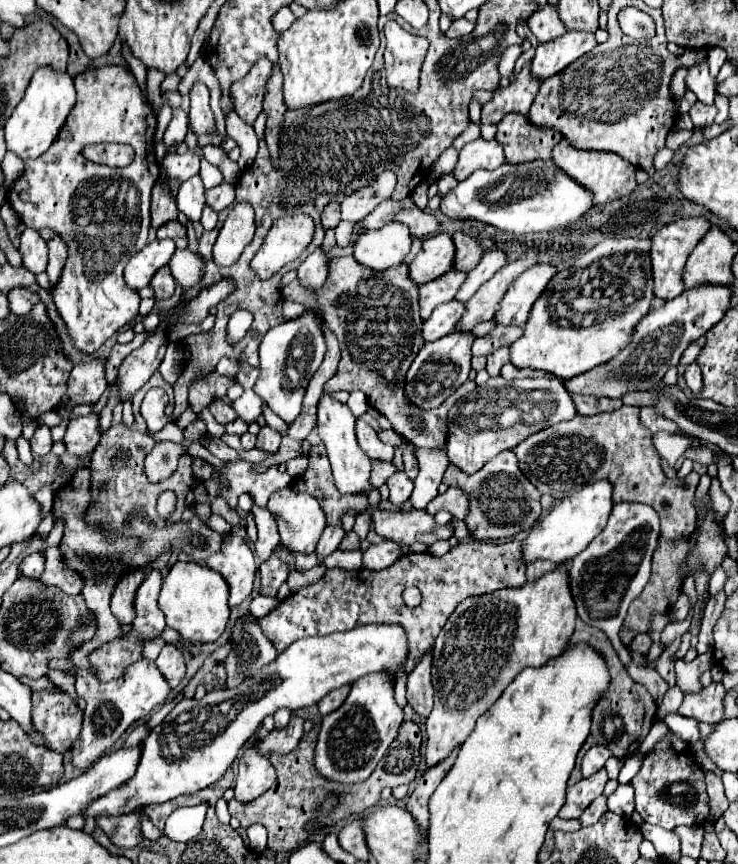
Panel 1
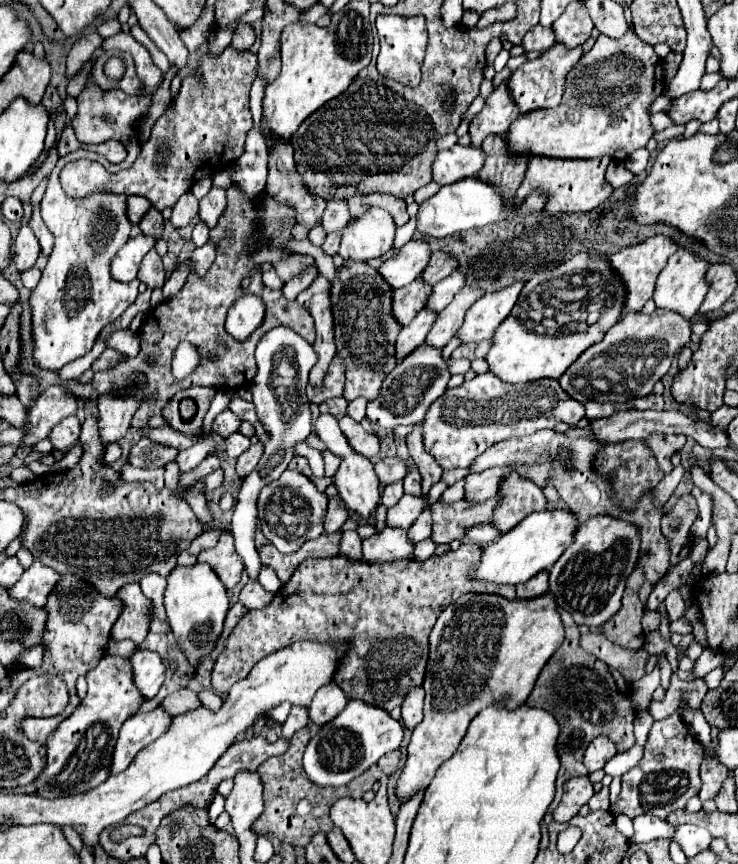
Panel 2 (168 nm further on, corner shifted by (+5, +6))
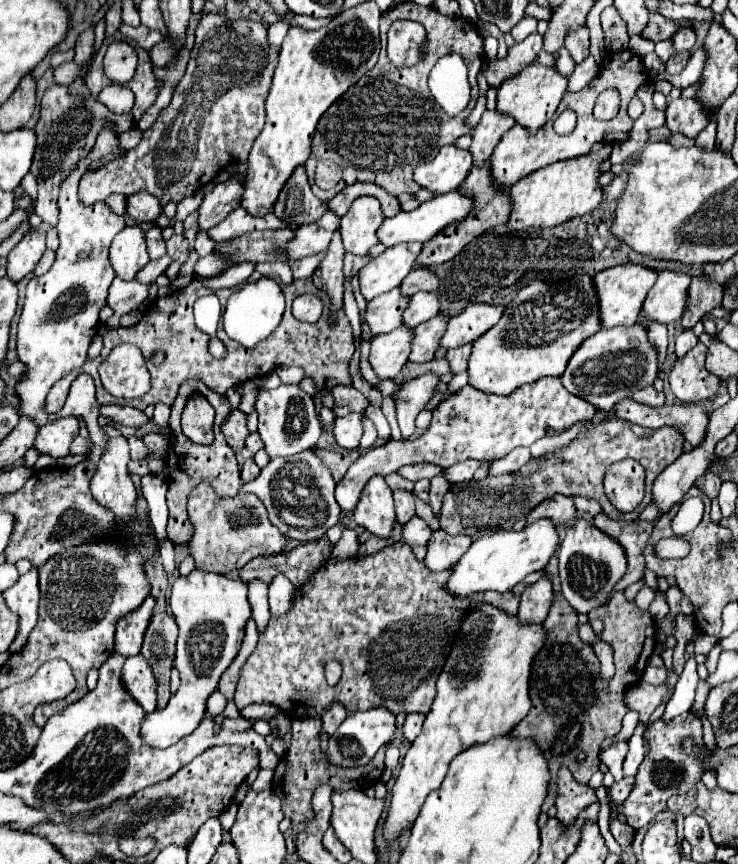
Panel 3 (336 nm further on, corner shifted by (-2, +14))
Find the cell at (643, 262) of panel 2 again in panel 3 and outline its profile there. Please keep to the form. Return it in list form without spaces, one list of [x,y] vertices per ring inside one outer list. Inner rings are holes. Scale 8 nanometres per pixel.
[[[625,264],[625,266],[603,270],[593,280],[595,280],[595,292],[599,292],[601,328],[615,328],[615,326],[631,326],[637,322],[643,300],[647,298],[651,284],[655,284],[657,280],[657,272],[643,266],[635,266],[635,264]]]

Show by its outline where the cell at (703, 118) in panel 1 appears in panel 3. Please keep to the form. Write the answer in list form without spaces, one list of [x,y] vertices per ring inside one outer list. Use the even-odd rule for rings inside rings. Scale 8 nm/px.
[[[677,98],[669,104],[667,108],[667,128],[673,134],[685,134],[687,138],[695,138],[707,124],[709,124],[709,114],[695,98],[683,100]]]

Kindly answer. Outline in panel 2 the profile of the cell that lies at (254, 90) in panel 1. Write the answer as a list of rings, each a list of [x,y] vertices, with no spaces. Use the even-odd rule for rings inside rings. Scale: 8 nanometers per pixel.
[[[226,48],[222,56],[214,58],[204,54],[198,62],[204,76],[204,88],[198,84],[198,76],[186,76],[176,98],[176,108],[164,112],[154,128],[152,136],[142,144],[142,152],[130,170],[122,170],[114,176],[106,176],[106,170],[98,162],[74,160],[68,162],[60,174],[64,192],[74,198],[88,196],[94,190],[112,190],[116,194],[140,194],[146,196],[156,210],[174,206],[178,196],[186,192],[196,180],[214,176],[222,168],[230,166],[230,160],[240,158],[244,152],[246,132],[252,128],[252,112],[248,106],[250,86],[256,78],[258,64],[254,52],[236,52]]]

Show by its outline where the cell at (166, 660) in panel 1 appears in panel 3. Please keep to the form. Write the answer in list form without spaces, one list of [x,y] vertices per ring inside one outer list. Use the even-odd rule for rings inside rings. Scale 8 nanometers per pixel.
[[[141,654],[131,656],[125,660],[123,670],[121,670],[121,680],[123,686],[127,688],[127,692],[131,694],[131,698],[145,710],[145,712],[153,712],[155,710],[155,700],[157,700],[157,692],[155,692],[155,676],[149,668],[149,664],[143,660]]]

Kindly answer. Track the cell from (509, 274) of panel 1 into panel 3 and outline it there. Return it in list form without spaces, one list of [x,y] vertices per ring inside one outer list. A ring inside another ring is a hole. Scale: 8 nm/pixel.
[[[435,316],[429,322],[419,324],[419,328],[413,330],[409,362],[429,362],[429,360],[433,360],[433,354],[439,348],[439,338],[445,332],[445,326],[447,326],[445,316]]]

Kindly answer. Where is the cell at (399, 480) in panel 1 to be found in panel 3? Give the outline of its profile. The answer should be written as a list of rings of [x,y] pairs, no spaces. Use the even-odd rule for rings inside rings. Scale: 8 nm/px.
[[[395,490],[393,492],[395,498],[395,510],[397,510],[397,522],[403,526],[407,524],[407,520],[411,520],[415,516],[415,500],[413,494],[407,490]]]

